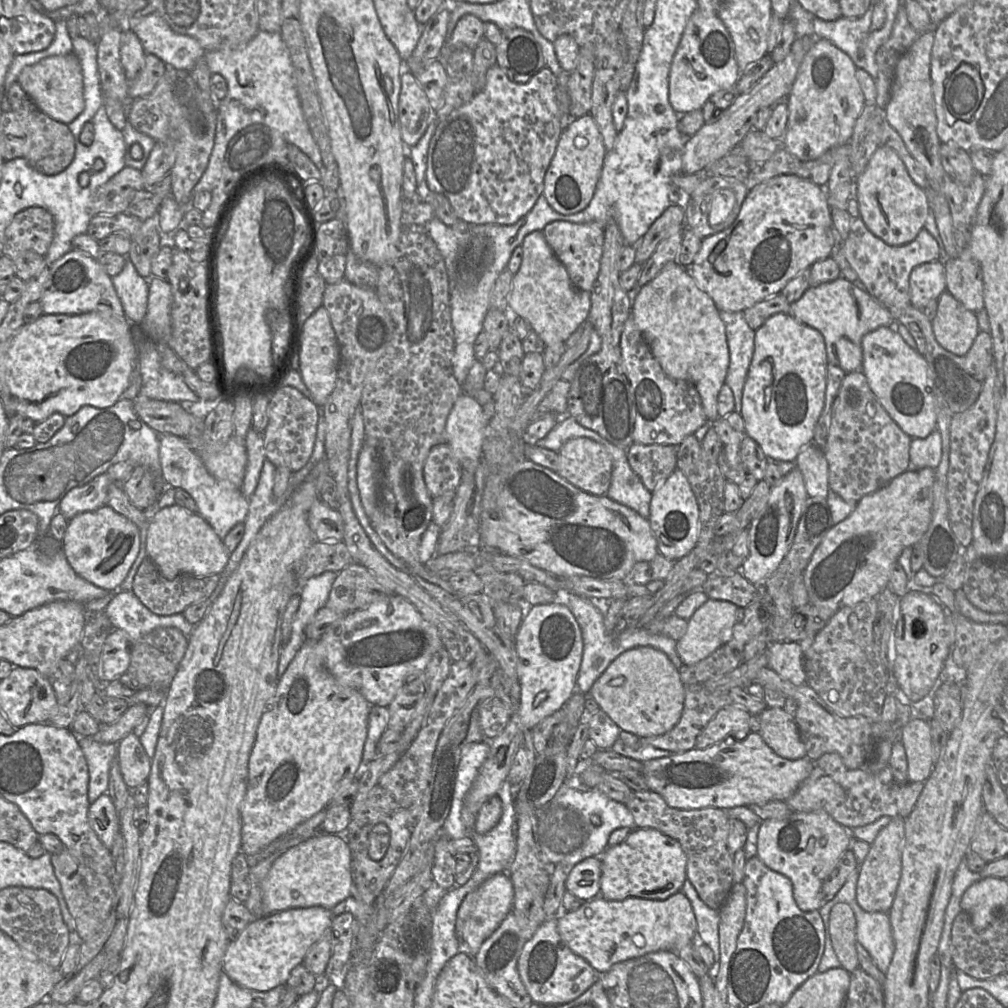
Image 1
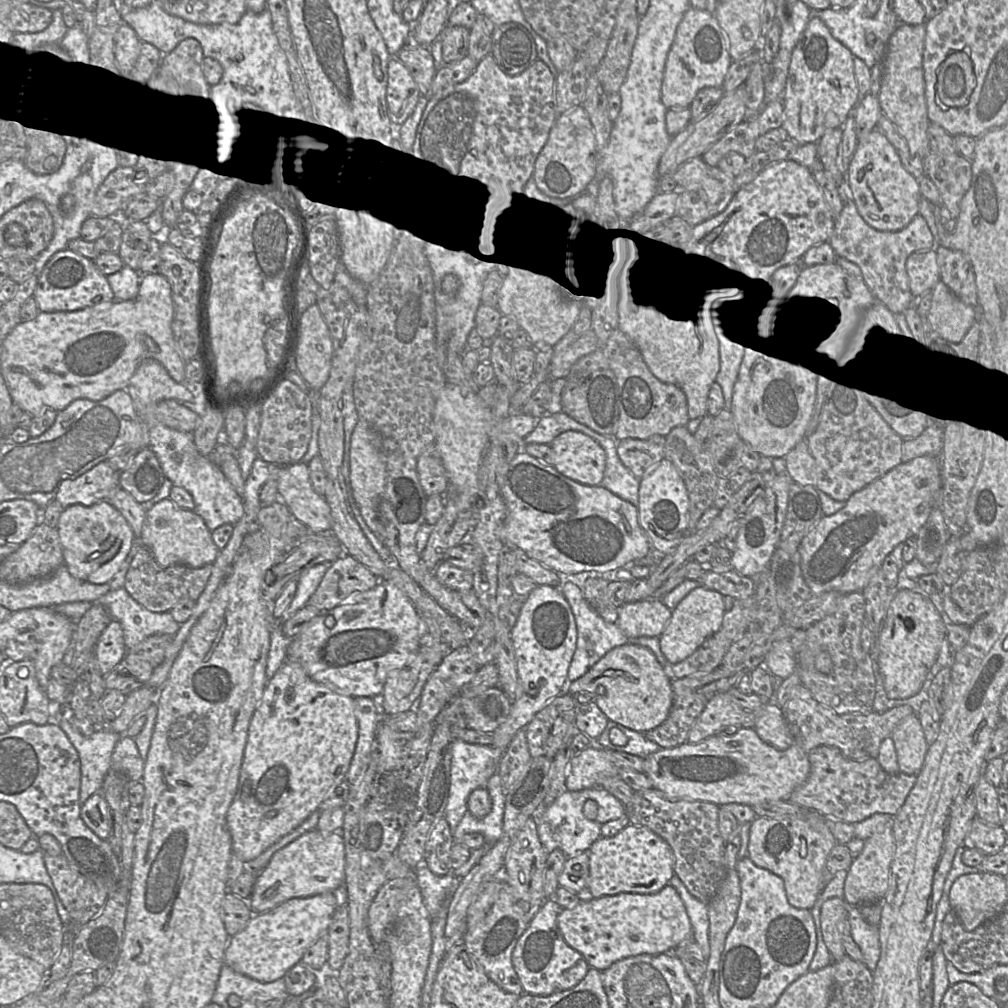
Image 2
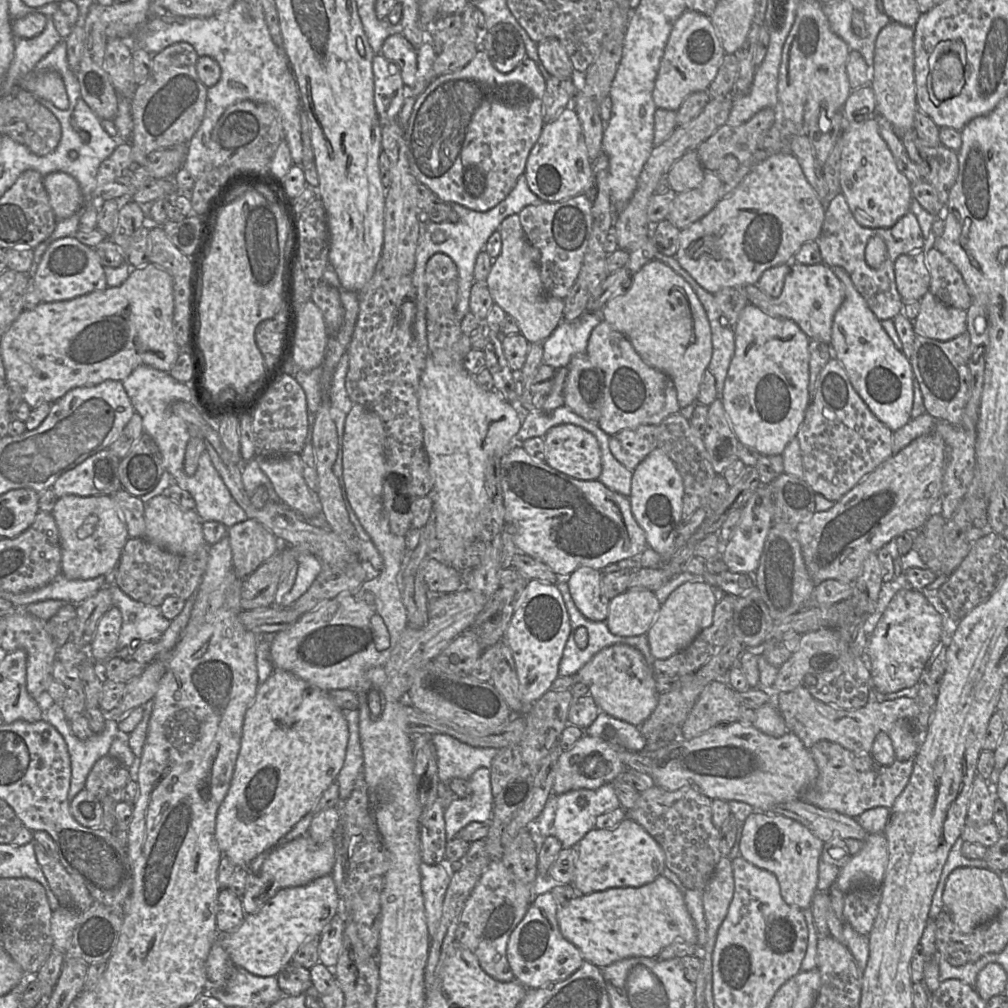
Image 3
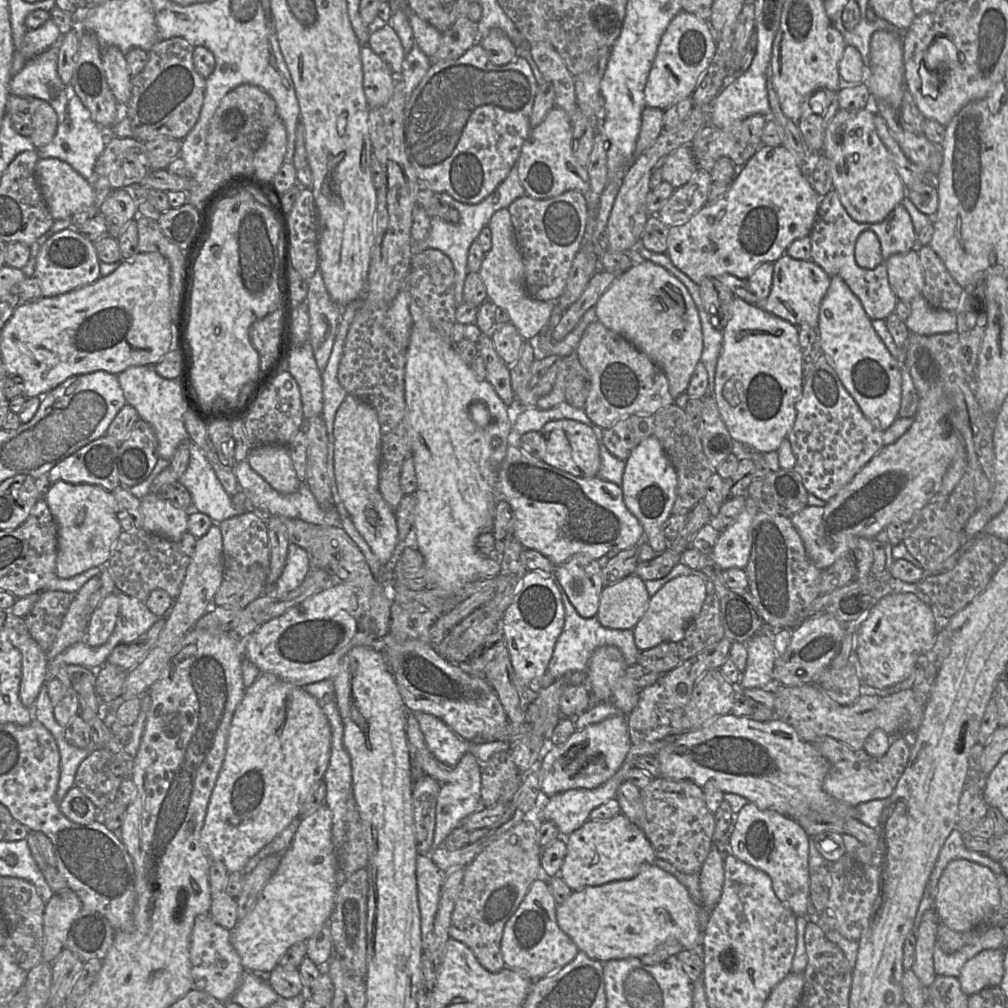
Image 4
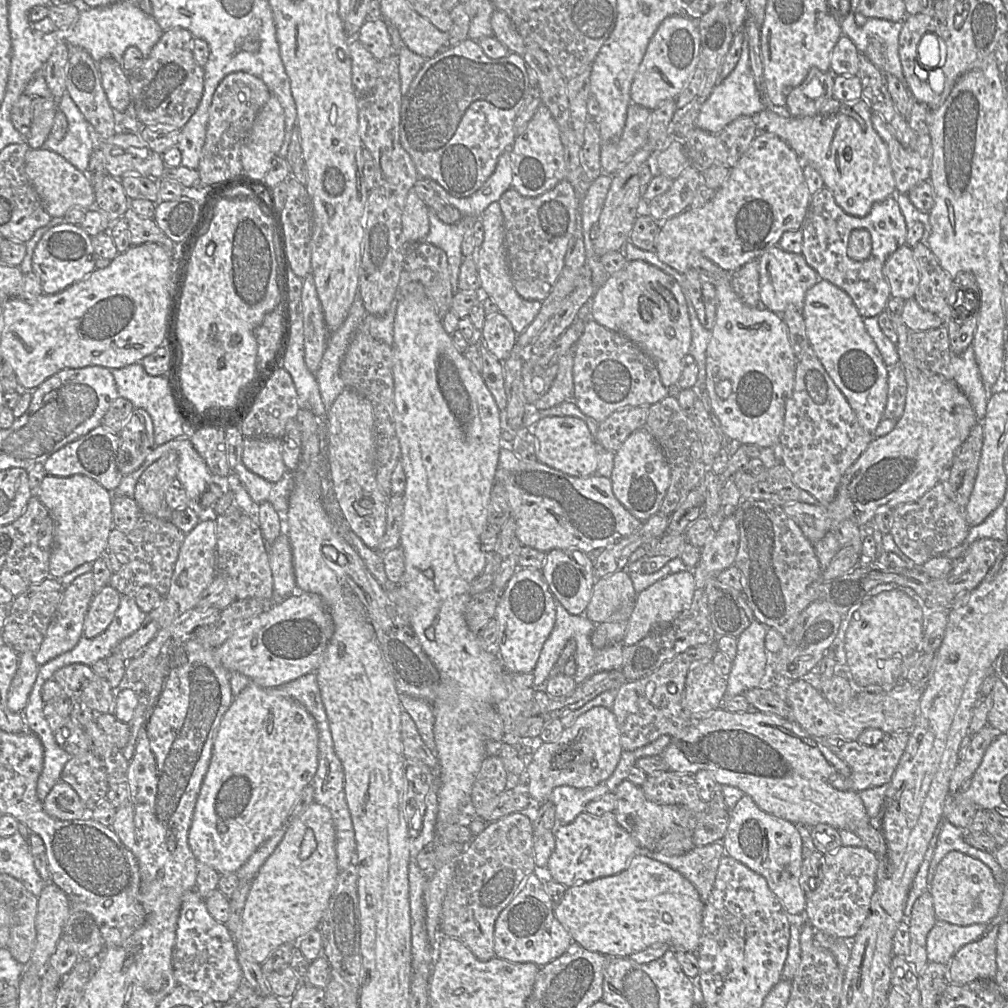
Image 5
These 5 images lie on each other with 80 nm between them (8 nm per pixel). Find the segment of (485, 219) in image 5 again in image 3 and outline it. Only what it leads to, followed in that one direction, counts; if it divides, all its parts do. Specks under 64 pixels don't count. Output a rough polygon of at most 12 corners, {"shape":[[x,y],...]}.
{"shape":[[519,216],[497,232],[486,279],[494,303],[530,344],[563,320],[564,299],[545,294],[540,251]]}

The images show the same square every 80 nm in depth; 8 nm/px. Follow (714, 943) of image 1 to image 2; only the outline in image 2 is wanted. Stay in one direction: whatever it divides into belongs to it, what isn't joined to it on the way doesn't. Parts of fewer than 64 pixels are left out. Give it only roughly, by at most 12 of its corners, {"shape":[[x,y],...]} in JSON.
{"shape":[[675,874],[677,890],[692,925],[692,940],[710,953],[707,904],[695,898]]}

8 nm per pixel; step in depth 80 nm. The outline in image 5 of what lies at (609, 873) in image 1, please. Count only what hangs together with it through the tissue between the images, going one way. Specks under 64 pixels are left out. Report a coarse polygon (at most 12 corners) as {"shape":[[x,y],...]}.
{"shape":[[614,813],[554,829],[547,870],[566,888],[625,870],[641,852]]}

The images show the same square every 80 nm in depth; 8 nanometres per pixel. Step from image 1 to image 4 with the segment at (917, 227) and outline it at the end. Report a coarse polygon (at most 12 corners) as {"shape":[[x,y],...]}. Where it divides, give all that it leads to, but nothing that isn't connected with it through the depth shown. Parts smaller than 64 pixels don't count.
{"shape":[[871,108],[840,109],[824,133],[849,216],[880,223],[907,189]]}

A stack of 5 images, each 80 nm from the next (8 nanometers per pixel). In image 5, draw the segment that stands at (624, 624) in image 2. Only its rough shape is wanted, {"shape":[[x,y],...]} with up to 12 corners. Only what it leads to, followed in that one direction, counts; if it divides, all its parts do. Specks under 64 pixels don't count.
{"shape":[[625,570],[598,578],[584,616],[600,624],[637,594]]}

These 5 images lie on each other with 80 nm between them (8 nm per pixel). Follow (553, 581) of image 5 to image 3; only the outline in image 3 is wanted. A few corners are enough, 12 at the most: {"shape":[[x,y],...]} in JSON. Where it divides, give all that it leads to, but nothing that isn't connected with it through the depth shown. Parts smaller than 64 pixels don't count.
{"shape":[[580,567],[565,578],[583,616],[605,622],[602,572]]}

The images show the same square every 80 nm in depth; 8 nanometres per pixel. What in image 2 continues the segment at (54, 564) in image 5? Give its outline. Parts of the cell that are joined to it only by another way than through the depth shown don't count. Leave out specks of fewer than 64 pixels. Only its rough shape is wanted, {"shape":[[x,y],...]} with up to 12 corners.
{"shape":[[108,500],[63,508],[57,529],[75,578],[110,582],[135,539]]}

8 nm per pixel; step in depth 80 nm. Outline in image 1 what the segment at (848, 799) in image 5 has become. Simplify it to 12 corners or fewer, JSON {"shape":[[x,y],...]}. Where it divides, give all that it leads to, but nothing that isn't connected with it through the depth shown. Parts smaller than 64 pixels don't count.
{"shape":[[757,732],[643,762],[649,790],[692,810],[786,801],[809,757]]}

